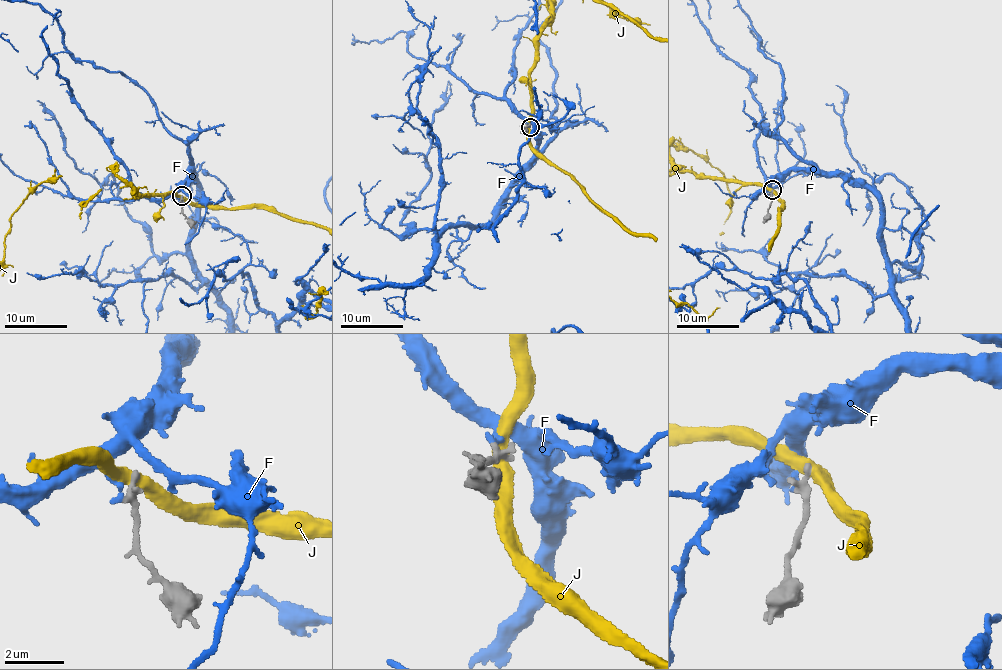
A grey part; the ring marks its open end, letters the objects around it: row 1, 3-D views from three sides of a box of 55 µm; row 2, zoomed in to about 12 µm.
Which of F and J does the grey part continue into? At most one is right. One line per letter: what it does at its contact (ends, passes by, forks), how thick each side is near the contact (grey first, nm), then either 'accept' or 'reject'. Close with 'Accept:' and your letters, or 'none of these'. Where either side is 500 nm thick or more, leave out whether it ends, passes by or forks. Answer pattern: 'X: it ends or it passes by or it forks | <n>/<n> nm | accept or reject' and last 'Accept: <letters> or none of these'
F: it ends | 300/150 nm | reject
J: it passes by | 280/440 nm | reject
Accept: none of these

